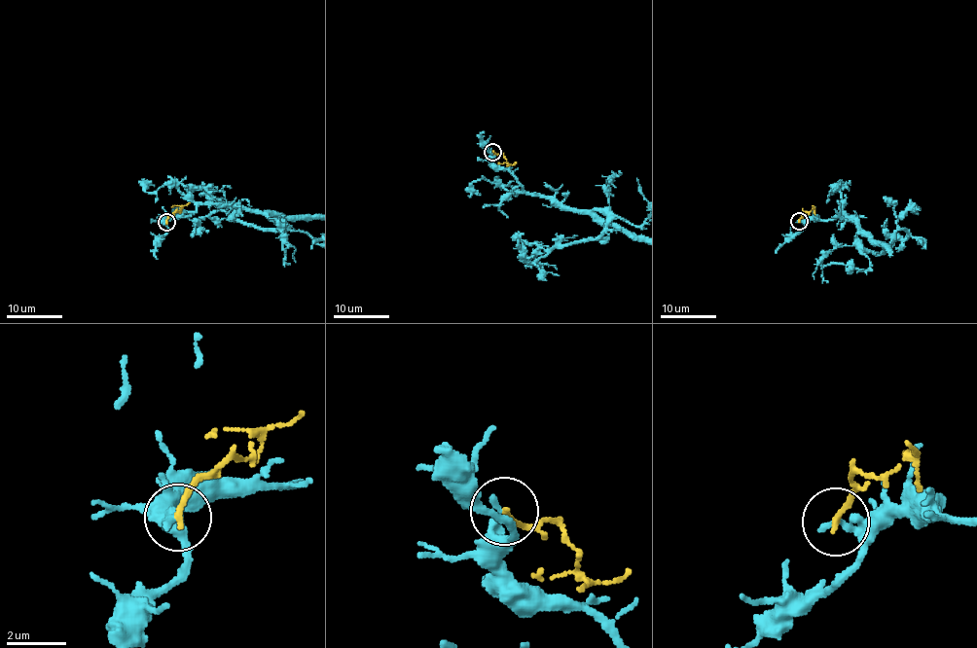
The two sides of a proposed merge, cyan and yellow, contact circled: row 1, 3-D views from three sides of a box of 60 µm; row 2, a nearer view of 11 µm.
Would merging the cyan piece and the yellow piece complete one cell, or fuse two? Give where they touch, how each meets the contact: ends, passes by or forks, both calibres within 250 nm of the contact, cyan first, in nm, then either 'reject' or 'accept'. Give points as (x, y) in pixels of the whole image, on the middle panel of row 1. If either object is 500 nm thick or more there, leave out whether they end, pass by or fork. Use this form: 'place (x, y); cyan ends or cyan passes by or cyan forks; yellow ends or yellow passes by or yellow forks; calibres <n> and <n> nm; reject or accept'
place (492, 152); cyan ends; yellow ends; calibres 320 and 200 nm; reject

